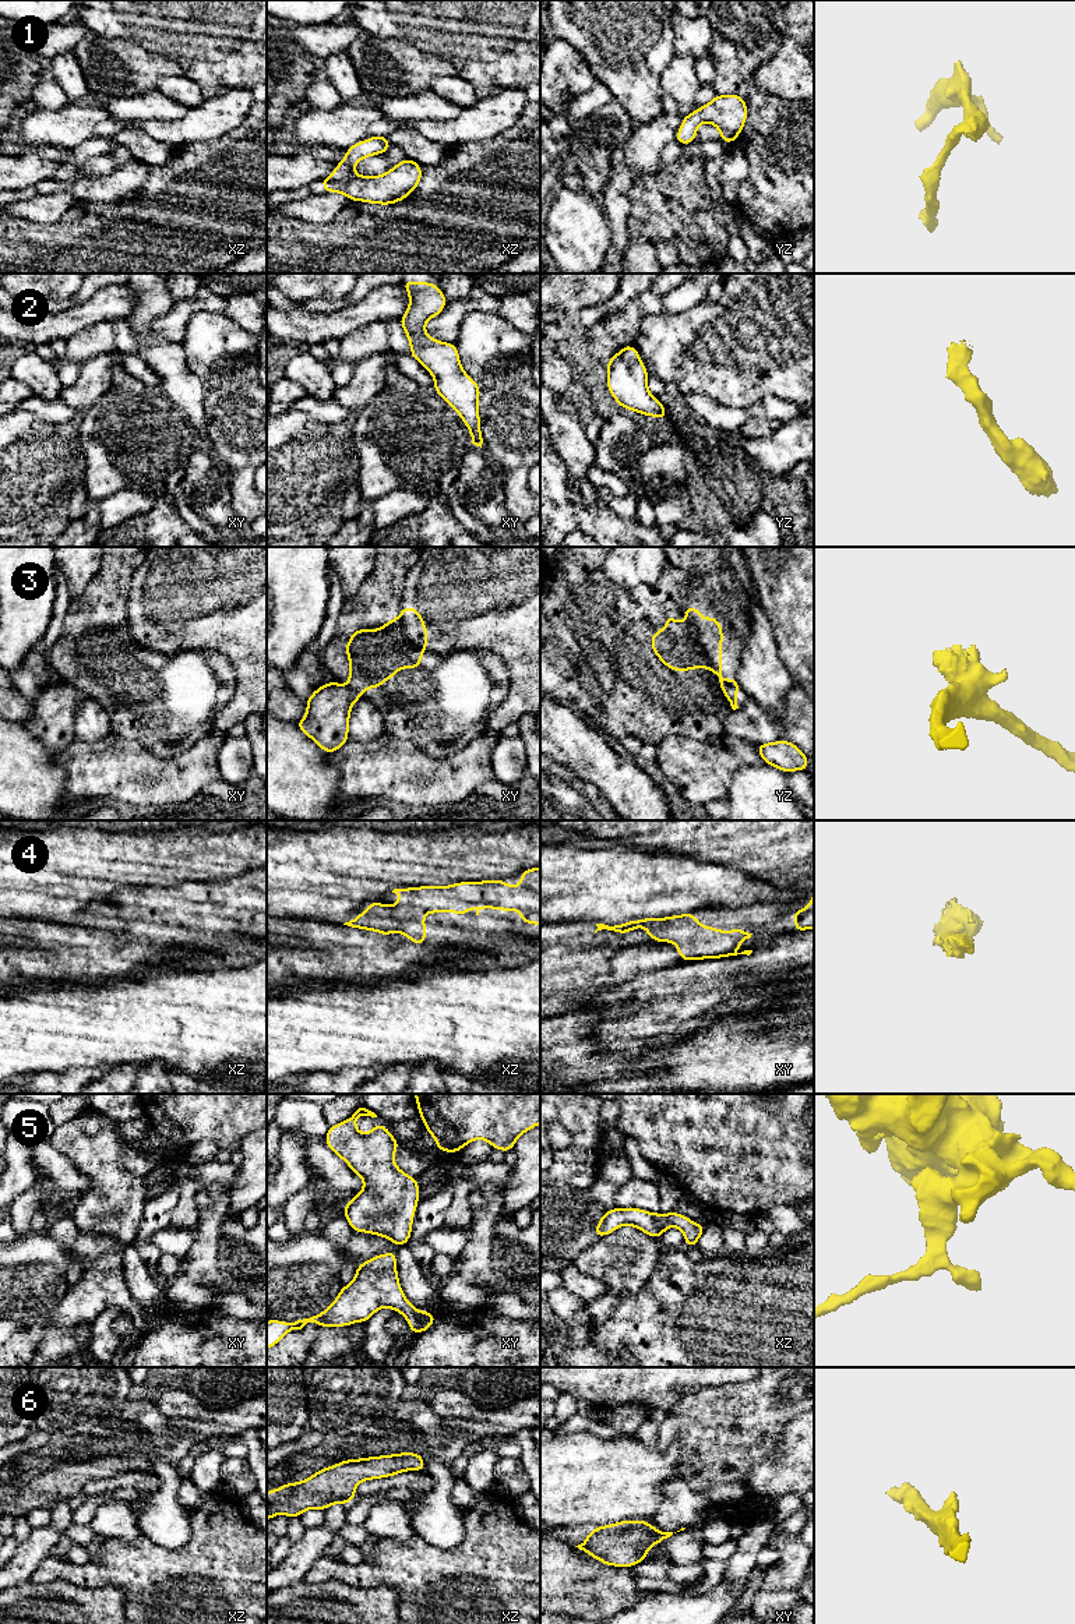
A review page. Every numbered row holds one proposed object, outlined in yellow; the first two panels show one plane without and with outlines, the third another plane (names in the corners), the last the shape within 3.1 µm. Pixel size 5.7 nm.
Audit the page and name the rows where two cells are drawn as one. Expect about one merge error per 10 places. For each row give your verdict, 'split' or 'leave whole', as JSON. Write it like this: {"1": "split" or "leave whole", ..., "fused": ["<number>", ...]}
{"1": "leave whole", "2": "leave whole", "3": "split", "4": "leave whole", "5": "leave whole", "6": "leave whole", "fused": ["3"]}

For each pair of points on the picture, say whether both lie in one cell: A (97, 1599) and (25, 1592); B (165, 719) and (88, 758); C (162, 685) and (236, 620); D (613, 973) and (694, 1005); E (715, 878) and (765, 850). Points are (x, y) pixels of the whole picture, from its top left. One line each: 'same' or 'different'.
A: same
B: different
C: different
D: different
E: different

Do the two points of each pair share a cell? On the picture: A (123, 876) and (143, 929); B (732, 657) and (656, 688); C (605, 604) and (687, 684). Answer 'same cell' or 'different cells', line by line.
A: different cells
B: different cells
C: same cell

